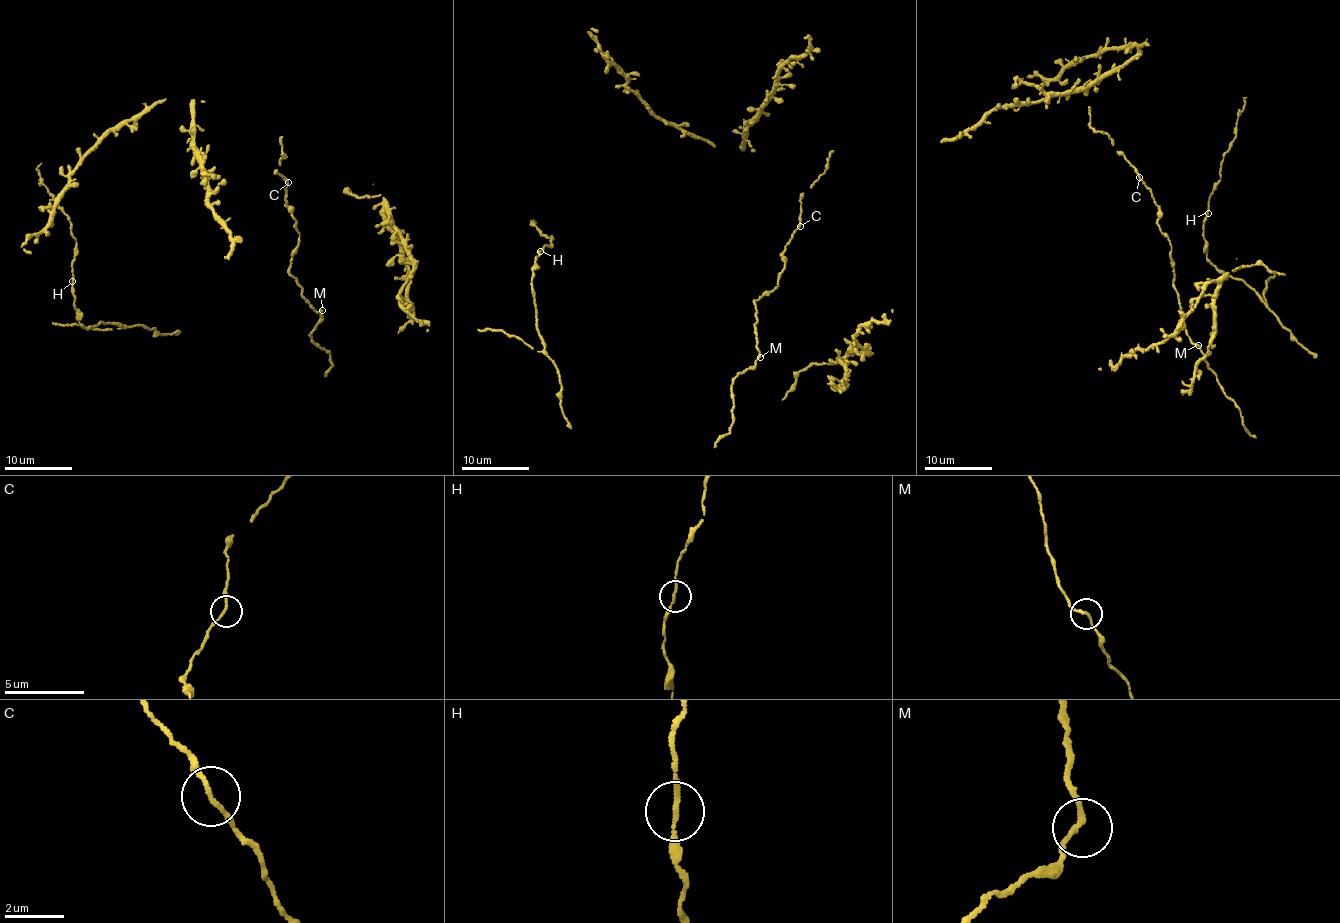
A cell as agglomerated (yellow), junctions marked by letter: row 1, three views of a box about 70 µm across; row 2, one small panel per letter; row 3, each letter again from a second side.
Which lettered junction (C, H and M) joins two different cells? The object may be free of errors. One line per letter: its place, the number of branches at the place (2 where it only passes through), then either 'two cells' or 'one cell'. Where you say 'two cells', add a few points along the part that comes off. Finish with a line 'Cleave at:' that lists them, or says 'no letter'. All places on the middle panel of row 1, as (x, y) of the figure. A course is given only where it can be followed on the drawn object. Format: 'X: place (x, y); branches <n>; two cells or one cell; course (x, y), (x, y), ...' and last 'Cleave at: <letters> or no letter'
C: place (800, 226); branches 2; one cell
H: place (540, 251); branches 2; one cell
M: place (760, 357); branches 2; one cell
Cleave at: no letter

